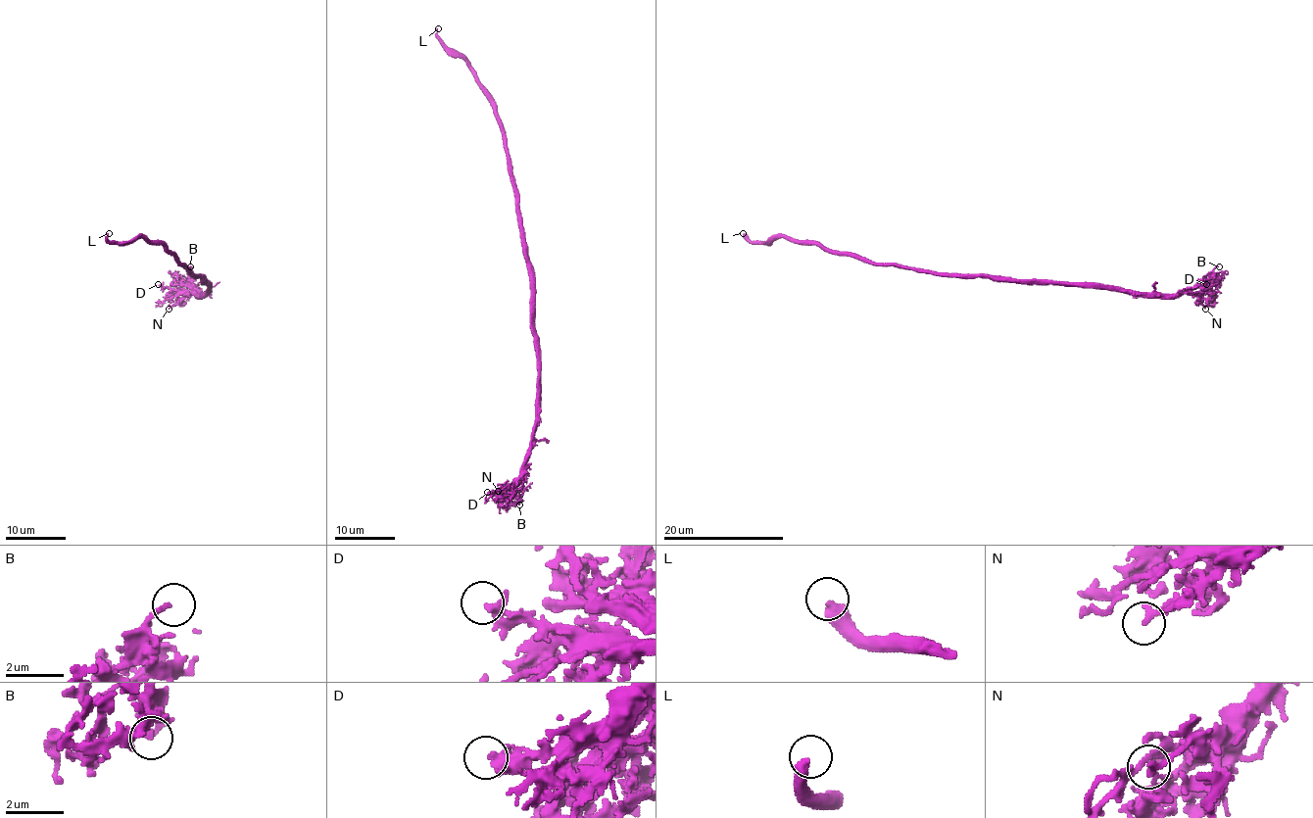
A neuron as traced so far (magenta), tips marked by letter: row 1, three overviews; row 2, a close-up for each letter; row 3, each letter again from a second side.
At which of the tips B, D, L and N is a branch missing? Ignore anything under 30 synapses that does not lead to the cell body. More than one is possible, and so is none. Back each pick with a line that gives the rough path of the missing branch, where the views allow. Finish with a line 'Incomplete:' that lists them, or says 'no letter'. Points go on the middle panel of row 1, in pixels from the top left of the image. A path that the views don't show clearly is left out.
Incomplete: no letter

